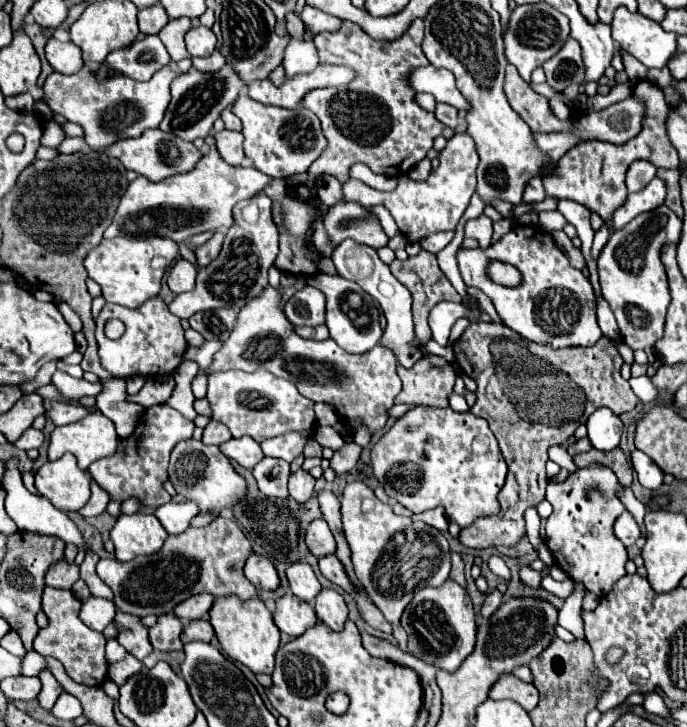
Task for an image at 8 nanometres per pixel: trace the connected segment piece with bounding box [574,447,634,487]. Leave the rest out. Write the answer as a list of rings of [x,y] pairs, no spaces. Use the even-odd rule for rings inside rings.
[[[616,447],[616,451],[596,451],[596,449],[590,449],[588,453],[576,455],[574,463],[576,463],[576,467],[588,467],[590,463],[602,463],[602,465],[610,467],[618,475],[618,481],[624,487],[630,487],[630,483],[634,479],[632,461],[626,457],[626,453],[620,447]]]

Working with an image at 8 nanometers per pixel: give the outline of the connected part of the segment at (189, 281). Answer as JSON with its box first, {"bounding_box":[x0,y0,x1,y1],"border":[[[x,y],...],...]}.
{"bounding_box":[168,259,196,293],"border":[[[178,259],[168,275],[168,287],[174,293],[184,293],[190,291],[194,283],[196,283],[196,265],[192,265],[186,259]]]}

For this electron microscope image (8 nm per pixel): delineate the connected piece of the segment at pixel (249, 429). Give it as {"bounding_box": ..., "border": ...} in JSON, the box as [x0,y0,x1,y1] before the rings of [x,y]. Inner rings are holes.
{"bounding_box":[206,371,316,443],"border":[[[216,371],[216,375],[208,377],[208,395],[206,399],[210,401],[212,407],[212,417],[220,423],[224,423],[232,437],[242,437],[242,435],[250,435],[254,441],[262,443],[264,439],[282,435],[286,431],[304,431],[304,429],[312,429],[316,425],[316,417],[314,417],[314,401],[306,399],[304,395],[300,395],[296,391],[296,387],[292,387],[292,383],[288,383],[286,379],[274,377],[270,371],[256,371],[256,373],[246,373],[246,371]]]}

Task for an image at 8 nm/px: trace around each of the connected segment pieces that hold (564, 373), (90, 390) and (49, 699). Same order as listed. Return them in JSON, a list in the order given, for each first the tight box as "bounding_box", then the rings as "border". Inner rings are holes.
[{"bounding_box":[454,321,636,549],"border":[[[476,321],[476,323],[470,323],[470,327],[454,343],[454,355],[456,359],[460,359],[462,371],[478,383],[478,399],[470,411],[488,421],[508,465],[508,477],[498,495],[498,501],[502,507],[500,513],[490,515],[486,519],[478,519],[476,523],[472,523],[472,527],[462,529],[458,539],[460,543],[472,549],[500,547],[500,545],[510,547],[510,545],[516,545],[516,541],[520,541],[522,535],[526,533],[524,511],[528,507],[536,507],[546,497],[548,477],[546,477],[544,465],[548,461],[548,455],[546,455],[548,447],[564,445],[568,437],[574,435],[578,425],[584,425],[586,419],[598,407],[610,407],[618,415],[632,411],[636,407],[634,391],[630,389],[630,383],[622,379],[622,375],[618,375],[618,369],[622,367],[624,361],[618,355],[614,341],[610,341],[608,337],[602,337],[592,347],[552,349],[552,347],[538,345],[520,337],[516,331],[512,331],[506,325]]]},{"bounding_box":[52,371,102,399],"border":[[[56,371],[54,373],[54,377],[52,377],[52,383],[58,387],[58,391],[64,395],[64,399],[80,399],[80,397],[84,397],[84,395],[90,395],[90,397],[94,397],[94,395],[98,395],[100,393],[100,389],[102,389],[102,385],[100,385],[100,381],[98,383],[88,383],[86,379],[74,379],[74,377],[70,377],[66,371]]]},{"bounding_box":[38,669,64,711],"border":[[[42,669],[38,677],[40,677],[40,681],[42,681],[42,691],[40,691],[40,695],[38,695],[38,703],[40,703],[40,707],[44,707],[46,711],[50,711],[52,705],[56,703],[58,695],[60,695],[64,689],[62,689],[62,685],[54,679],[54,675],[52,675],[48,669]]]}]

